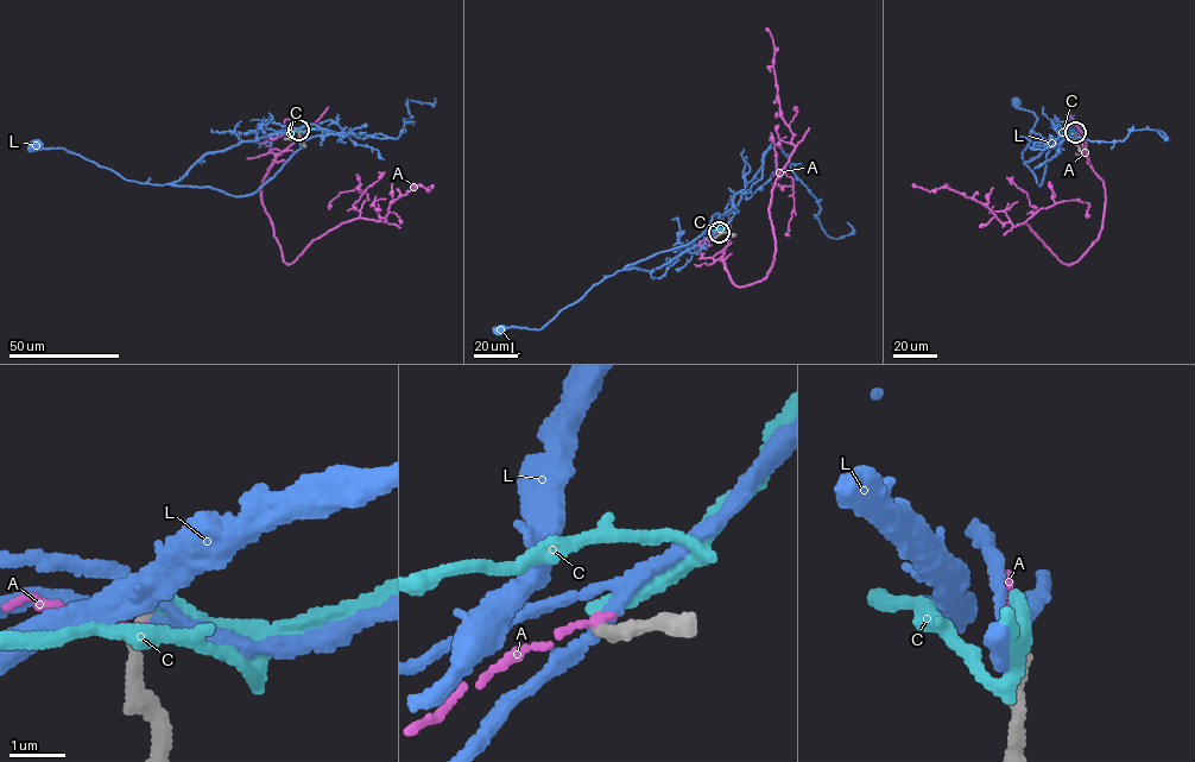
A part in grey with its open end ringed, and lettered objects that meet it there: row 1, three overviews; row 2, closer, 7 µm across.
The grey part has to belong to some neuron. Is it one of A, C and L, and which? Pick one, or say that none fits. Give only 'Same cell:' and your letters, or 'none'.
Same cell: none

